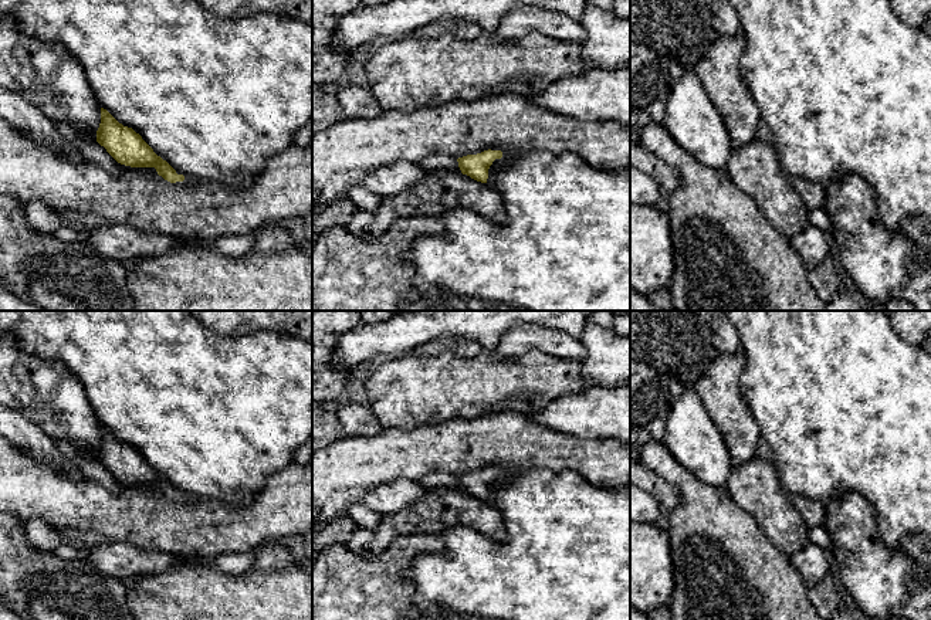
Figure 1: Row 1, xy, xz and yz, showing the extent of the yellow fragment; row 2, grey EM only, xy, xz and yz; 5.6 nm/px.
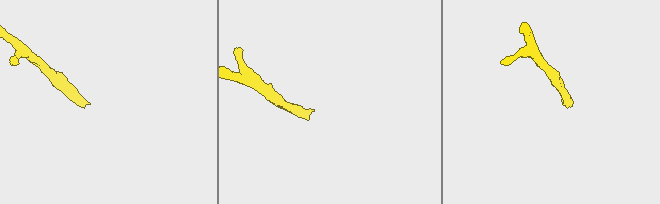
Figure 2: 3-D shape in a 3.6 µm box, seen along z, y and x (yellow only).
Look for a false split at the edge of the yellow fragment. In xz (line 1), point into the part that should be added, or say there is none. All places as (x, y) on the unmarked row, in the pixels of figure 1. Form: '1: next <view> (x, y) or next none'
1: next xz (498, 480)

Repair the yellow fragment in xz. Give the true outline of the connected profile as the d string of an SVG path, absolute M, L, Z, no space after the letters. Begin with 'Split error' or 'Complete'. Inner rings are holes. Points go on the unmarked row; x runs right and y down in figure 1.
Split error. M488 467L477 472L458 475L458 485L463 492L471 497L490 502L494 495L494 487L505 482L509 474L500 467Z

